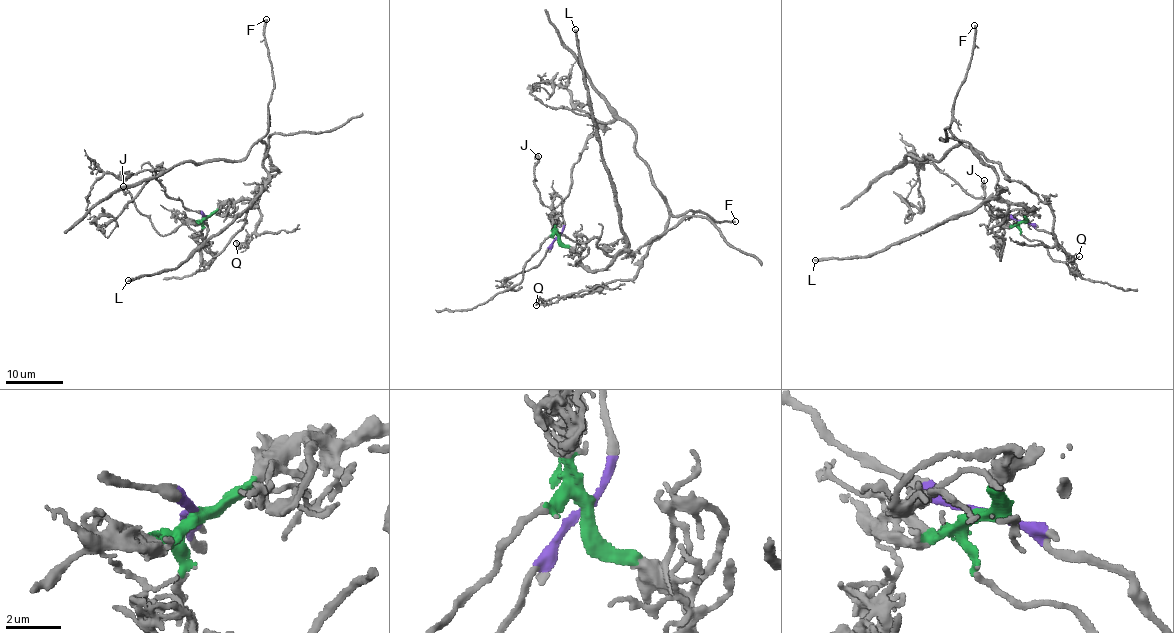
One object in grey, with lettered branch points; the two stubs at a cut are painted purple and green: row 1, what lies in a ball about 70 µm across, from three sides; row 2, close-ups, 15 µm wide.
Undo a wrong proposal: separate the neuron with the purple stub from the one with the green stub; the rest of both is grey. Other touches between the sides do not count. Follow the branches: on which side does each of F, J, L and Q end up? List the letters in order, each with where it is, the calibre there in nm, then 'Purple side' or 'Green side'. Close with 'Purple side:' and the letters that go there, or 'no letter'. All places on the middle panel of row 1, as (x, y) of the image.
F: Place: (735, 221). Thickness 260 nm. Purple side
J: Place: (538, 156). Thickness 170 nm. Green side
L: Place: (575, 29). Thickness 300 nm. Green side
Q: Place: (536, 305). Thickness 130 nm. Purple side
Purple side: F, Q

